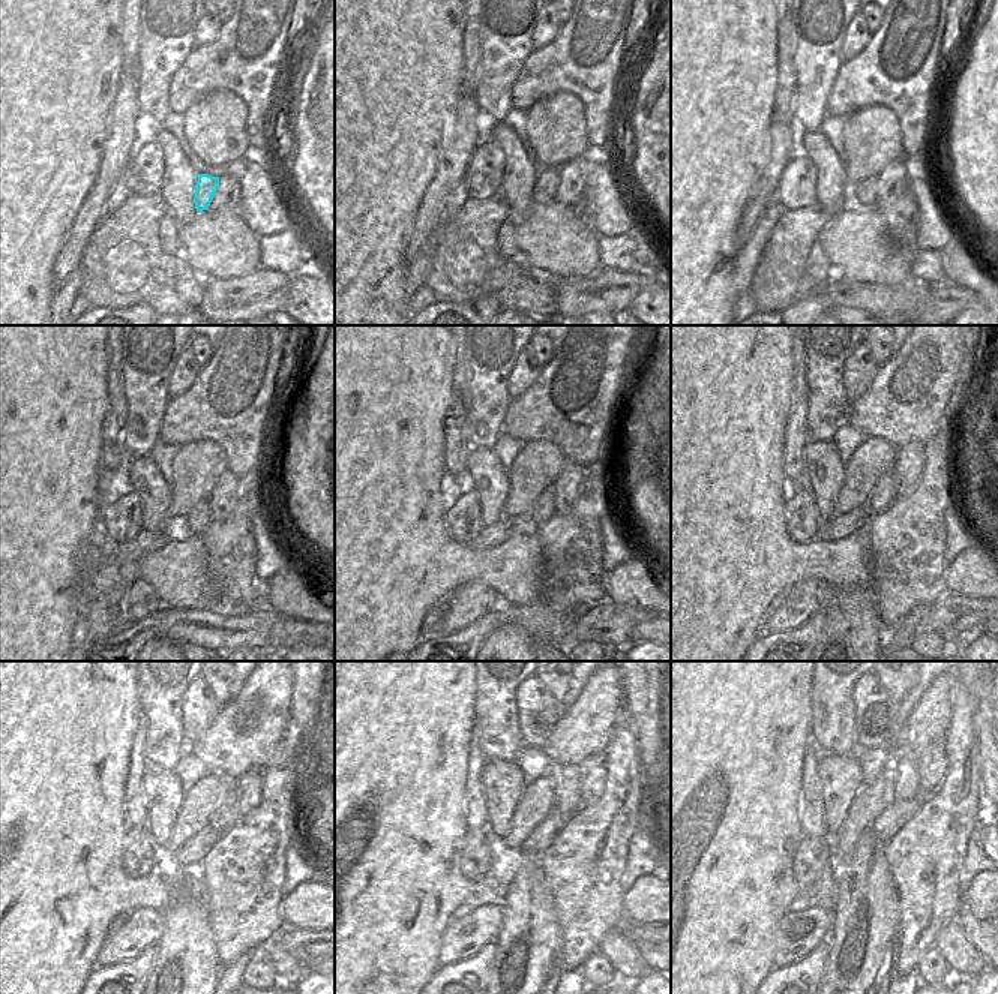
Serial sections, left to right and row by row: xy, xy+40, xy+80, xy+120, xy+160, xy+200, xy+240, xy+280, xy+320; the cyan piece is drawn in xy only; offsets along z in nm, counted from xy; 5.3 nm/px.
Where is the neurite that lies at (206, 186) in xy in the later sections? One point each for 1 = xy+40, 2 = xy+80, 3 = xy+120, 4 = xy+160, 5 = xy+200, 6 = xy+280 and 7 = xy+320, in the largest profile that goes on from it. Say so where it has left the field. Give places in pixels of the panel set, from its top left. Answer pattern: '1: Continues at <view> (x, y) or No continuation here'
1: Continues at xy+40 (547, 180)
2: Continues at xy+80 (865, 194)
3: Continues at xy+120 (200, 516)
4: Continues at xy+160 (544, 508)
5: Continues at xy+200 (884, 494)
6: Continues at xy+280 (568, 799)
7: Continues at xy+320 (904, 768)

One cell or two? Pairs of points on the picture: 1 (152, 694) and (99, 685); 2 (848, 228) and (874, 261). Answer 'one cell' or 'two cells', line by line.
1: two cells
2: one cell

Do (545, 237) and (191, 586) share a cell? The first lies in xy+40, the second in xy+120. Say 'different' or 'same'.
same

